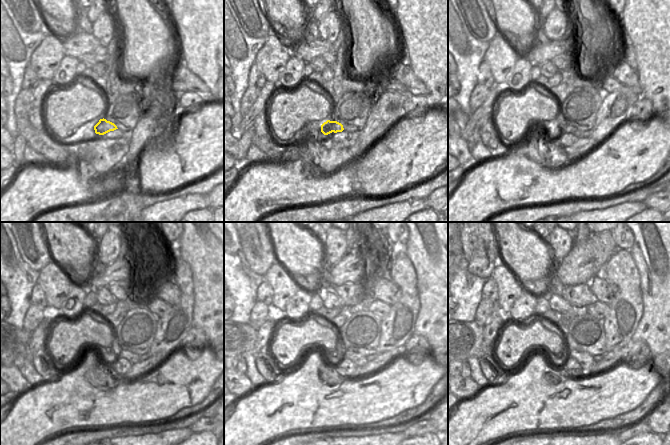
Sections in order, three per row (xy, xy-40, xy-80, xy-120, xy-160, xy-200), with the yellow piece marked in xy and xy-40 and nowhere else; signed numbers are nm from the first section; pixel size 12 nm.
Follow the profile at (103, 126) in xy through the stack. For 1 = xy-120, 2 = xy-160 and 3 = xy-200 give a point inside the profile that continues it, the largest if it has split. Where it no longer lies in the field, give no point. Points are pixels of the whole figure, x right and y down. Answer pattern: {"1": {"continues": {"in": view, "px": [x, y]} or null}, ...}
{"1": {"continues": {"in": "xy-120", "px": [133, 358]}}, "2": {"continues": {"in": "xy-160", "px": [358, 359]}}, "3": {"continues": {"in": "xy-200", "px": [586, 360]}}}

